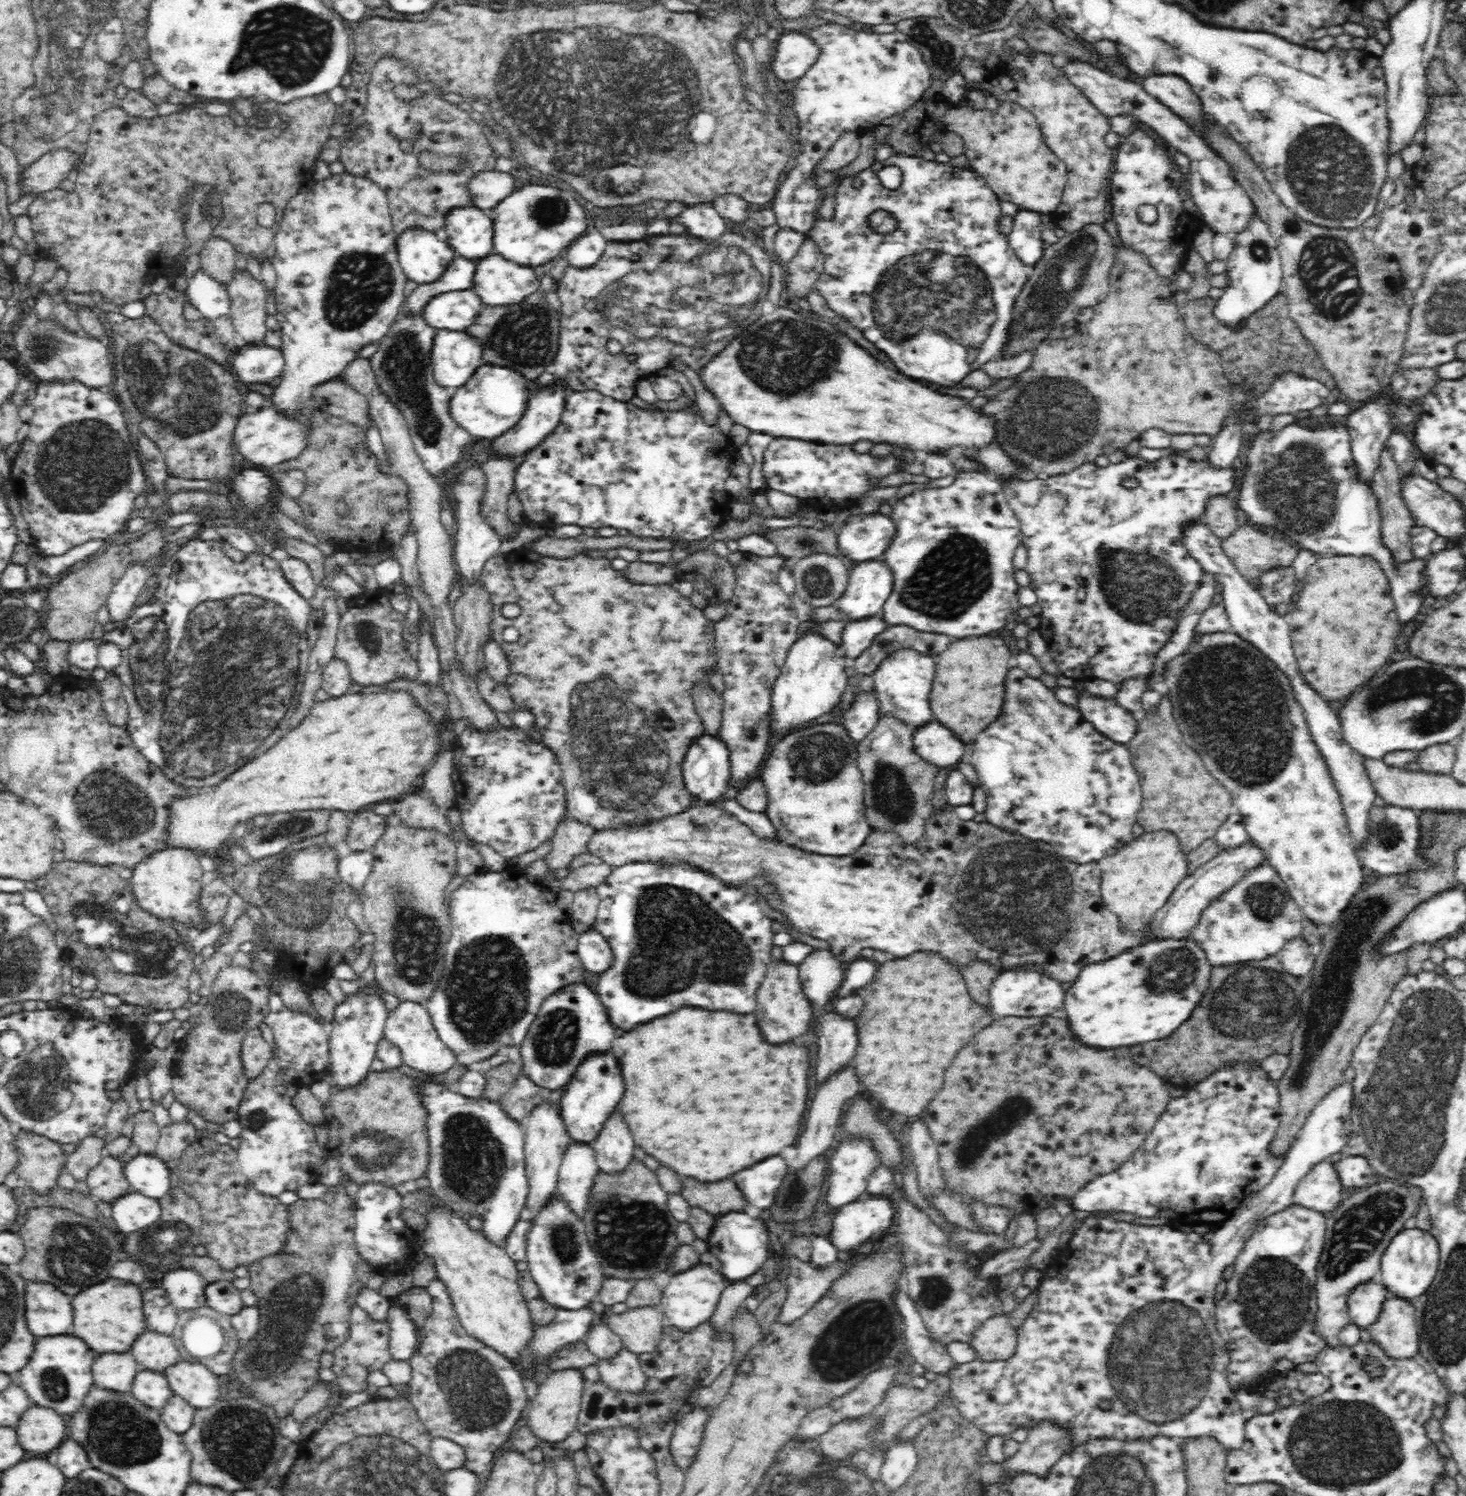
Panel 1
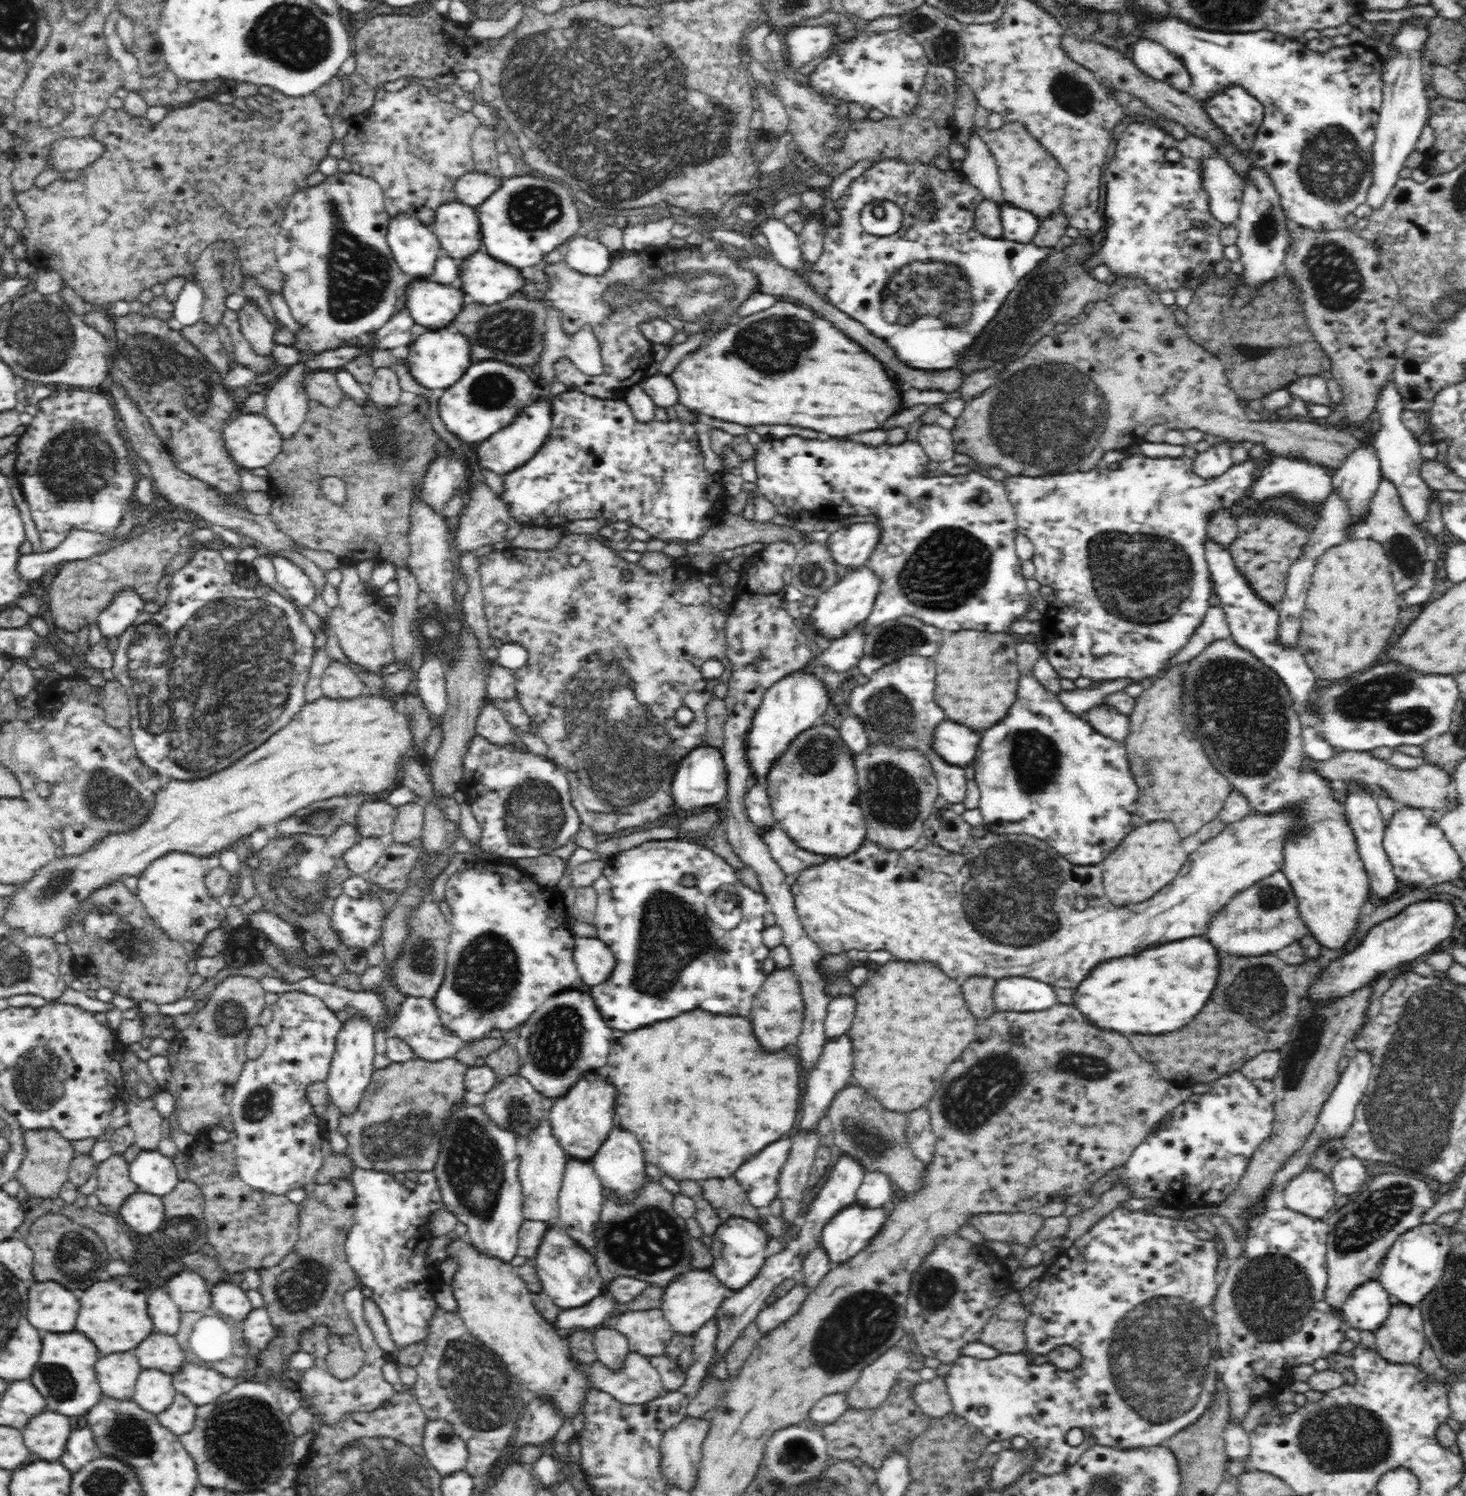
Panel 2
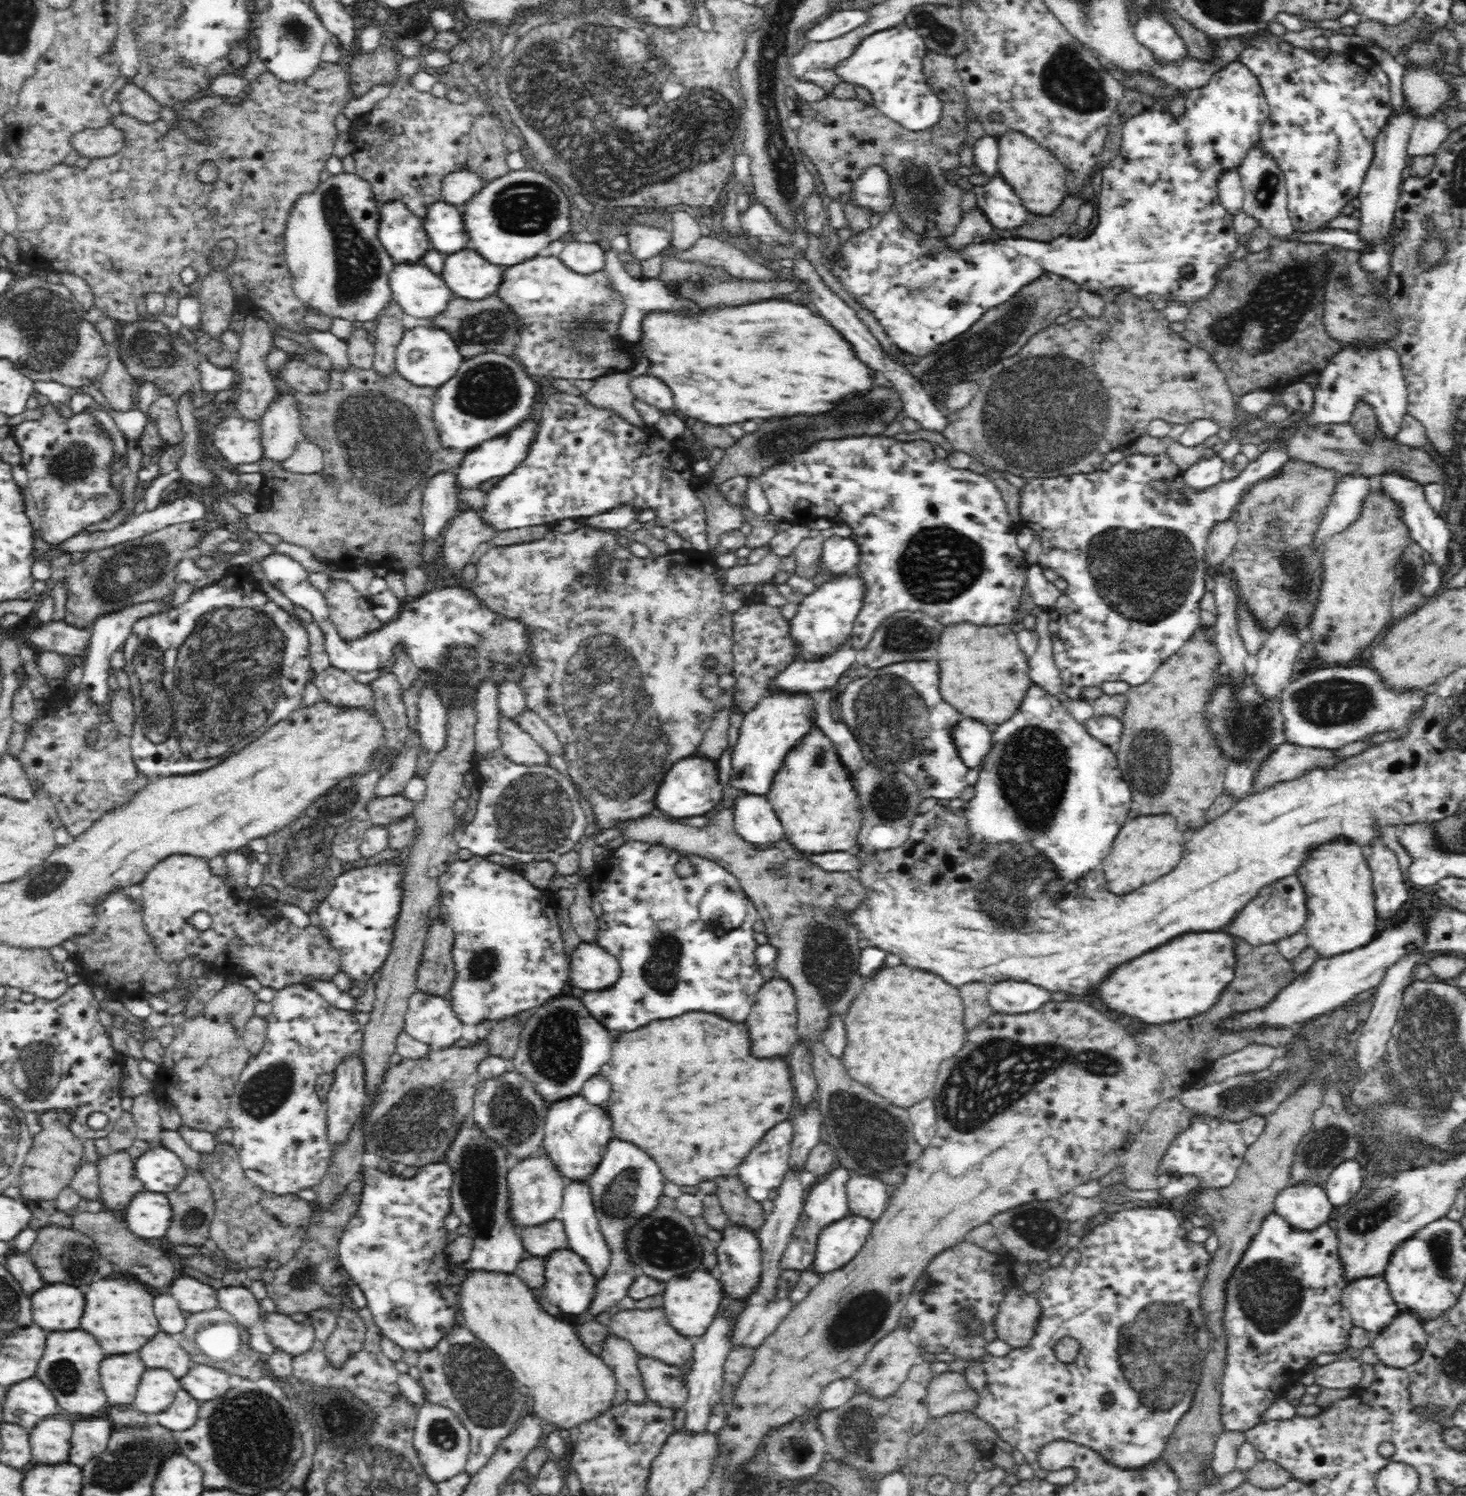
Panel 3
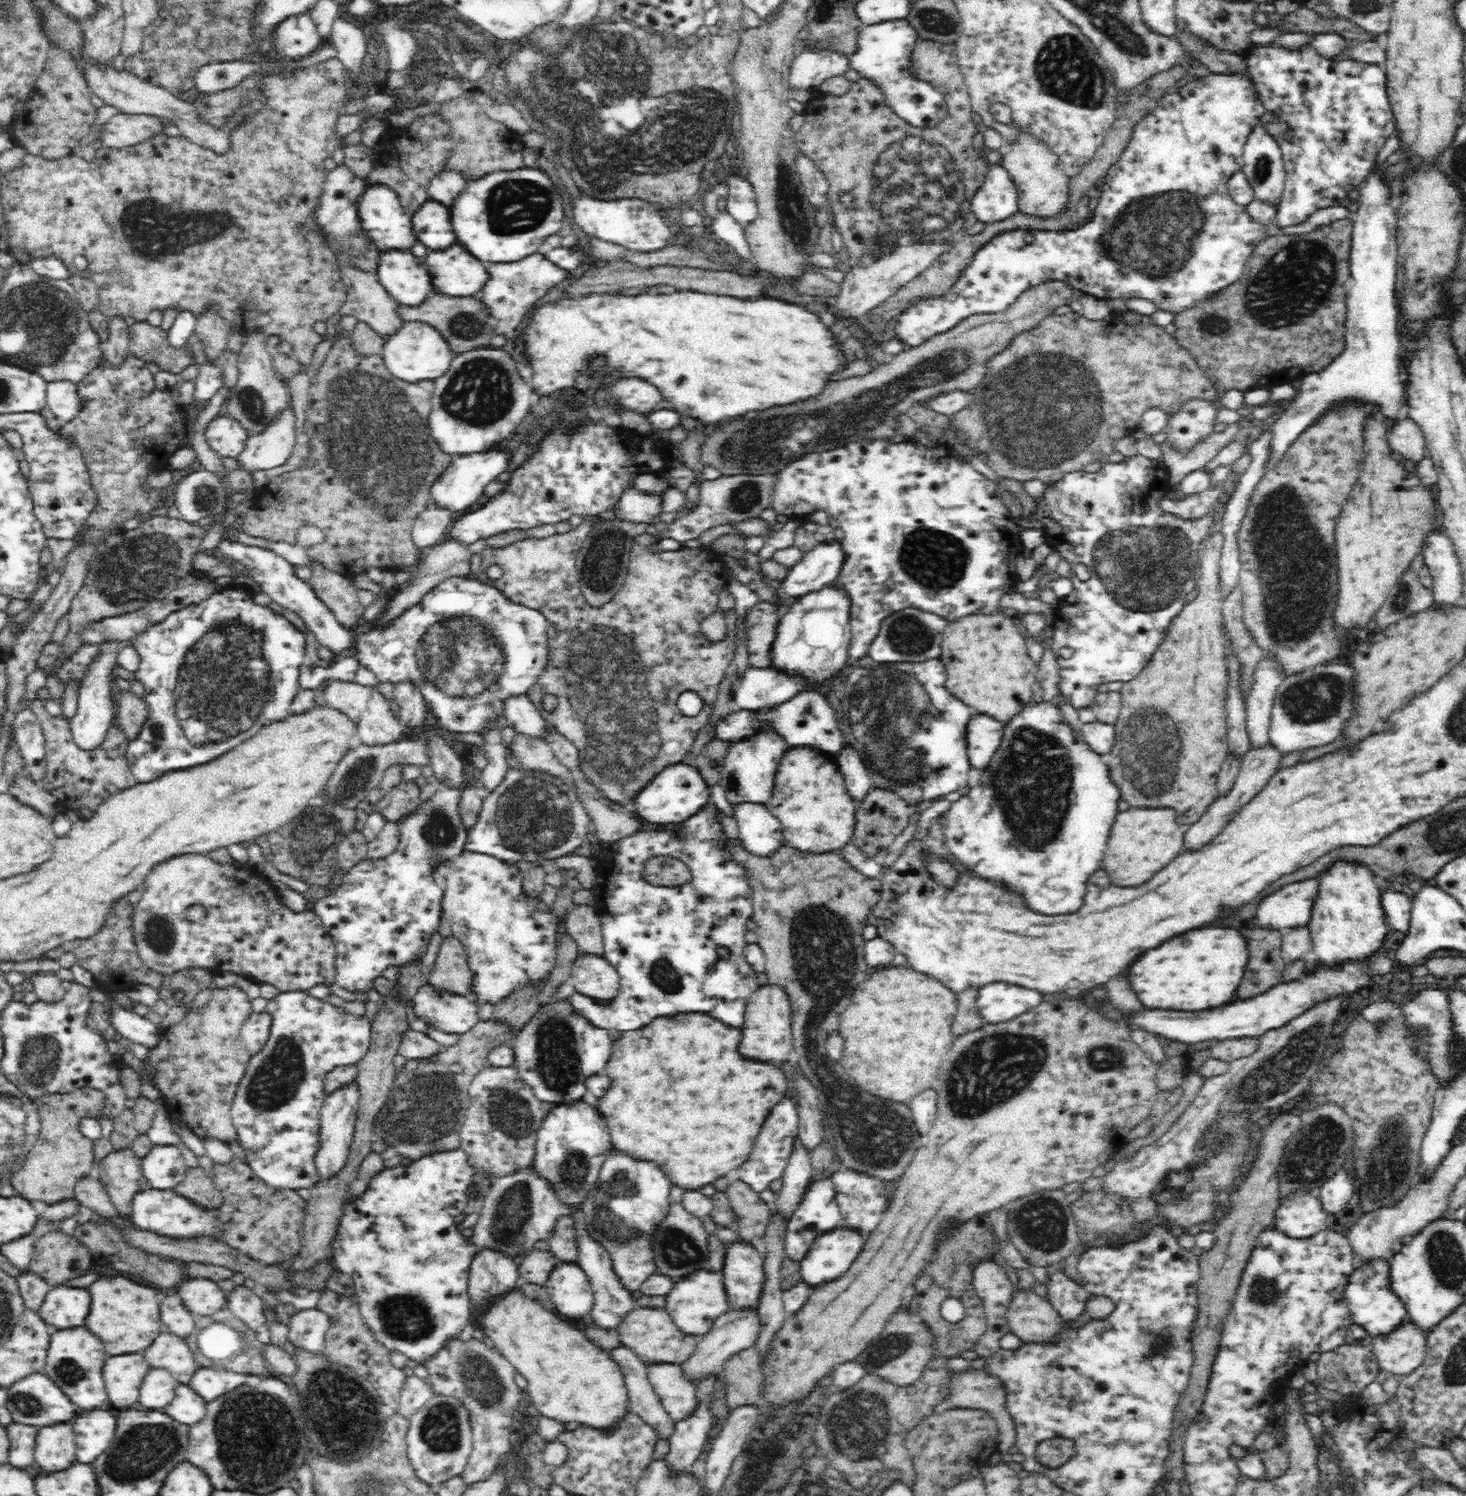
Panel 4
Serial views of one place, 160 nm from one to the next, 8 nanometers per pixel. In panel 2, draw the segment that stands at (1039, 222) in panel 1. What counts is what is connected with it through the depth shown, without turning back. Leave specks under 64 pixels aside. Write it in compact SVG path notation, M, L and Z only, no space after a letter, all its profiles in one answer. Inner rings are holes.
M1005 199L996 202L996 205L998 205L1000 223L1002 223L1001 238L1031 242L1032 234L1038 228L1038 218L1027 210L1010 206Z

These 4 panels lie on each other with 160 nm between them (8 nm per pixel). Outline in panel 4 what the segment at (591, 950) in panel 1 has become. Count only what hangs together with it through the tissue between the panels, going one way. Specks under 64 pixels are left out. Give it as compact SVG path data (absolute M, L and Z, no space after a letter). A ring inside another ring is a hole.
M582 955L578 957L572 965L570 982L576 989L576 992L590 997L598 1005L607 1005L612 1002L619 993L620 977L615 968L610 966L605 959L594 956Z

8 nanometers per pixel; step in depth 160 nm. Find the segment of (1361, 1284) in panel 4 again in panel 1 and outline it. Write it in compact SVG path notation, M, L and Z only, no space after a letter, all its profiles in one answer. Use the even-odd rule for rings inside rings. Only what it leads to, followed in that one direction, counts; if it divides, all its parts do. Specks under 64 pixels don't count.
M1379 1280L1358 1286L1348 1298L1351 1324L1361 1329L1374 1325L1389 1298L1386 1288Z

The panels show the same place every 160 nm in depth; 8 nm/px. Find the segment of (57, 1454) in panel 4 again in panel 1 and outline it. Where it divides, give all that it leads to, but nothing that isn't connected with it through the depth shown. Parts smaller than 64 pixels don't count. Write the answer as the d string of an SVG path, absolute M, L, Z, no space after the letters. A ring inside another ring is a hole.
M34 1405L26 1410L16 1428L20 1444L30 1452L46 1454L58 1448L66 1438L66 1422L66 1416Z

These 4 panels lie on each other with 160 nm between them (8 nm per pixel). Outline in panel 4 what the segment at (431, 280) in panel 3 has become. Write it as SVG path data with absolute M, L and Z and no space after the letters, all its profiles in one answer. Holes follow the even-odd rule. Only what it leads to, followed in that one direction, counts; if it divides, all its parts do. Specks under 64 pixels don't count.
M388 248L378 250L374 272L380 284L397 303L416 306L422 298L433 292L428 282L430 275L422 258L414 256L410 250Z

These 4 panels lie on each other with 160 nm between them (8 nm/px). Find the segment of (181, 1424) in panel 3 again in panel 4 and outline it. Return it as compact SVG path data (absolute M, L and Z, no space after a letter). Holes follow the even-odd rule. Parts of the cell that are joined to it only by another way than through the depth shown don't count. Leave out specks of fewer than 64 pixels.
M179 1384L174 1400L160 1410L166 1411L172 1418L192 1426L204 1420L208 1402L195 1390L192 1390L189 1384Z

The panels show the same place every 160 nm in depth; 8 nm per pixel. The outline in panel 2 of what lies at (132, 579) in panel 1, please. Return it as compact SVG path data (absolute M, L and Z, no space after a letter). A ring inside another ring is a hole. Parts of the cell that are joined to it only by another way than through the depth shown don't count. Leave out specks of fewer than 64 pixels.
M132 591L116 595L110 606L107 606L95 620L102 638L105 638L103 642L119 639L122 633L134 624L138 616L144 614L144 604L145 602Z

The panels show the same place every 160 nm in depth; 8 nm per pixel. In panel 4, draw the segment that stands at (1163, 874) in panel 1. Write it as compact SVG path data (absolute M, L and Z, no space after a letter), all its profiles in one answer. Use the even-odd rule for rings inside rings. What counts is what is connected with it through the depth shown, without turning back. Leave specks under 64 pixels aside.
M1130 807L1116 814L1103 852L1105 872L1118 886L1138 886L1150 880L1182 849L1184 826L1176 820L1177 812L1162 807Z

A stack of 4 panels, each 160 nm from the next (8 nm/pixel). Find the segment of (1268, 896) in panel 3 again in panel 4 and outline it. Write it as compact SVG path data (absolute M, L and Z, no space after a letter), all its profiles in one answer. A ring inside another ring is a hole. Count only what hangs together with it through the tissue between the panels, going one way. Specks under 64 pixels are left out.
M1320 877L1283 886L1260 903L1255 924L1282 930L1307 925L1320 891Z

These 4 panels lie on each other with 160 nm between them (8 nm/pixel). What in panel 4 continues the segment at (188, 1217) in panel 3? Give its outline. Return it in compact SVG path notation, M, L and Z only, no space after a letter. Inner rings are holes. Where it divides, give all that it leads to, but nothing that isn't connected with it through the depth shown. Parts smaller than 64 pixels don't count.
M189 1167L184 1180L173 1189L210 1208L219 1207L224 1198L222 1190L214 1184L214 1179L210 1178L202 1167Z

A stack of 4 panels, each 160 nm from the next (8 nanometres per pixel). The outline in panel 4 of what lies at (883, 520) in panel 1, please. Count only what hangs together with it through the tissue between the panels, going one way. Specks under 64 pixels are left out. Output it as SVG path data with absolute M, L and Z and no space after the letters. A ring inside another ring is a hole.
M838 541L823 542L805 551L802 558L788 568L786 578L778 581L774 590L775 608L787 609L802 595L830 586L844 562Z

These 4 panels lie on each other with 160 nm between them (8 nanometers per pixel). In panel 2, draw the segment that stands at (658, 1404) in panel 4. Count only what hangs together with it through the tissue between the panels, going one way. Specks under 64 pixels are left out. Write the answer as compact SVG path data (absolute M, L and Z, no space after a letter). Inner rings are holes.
M610 1328L597 1330L595 1346L598 1354L597 1363L603 1364L610 1371L624 1370L631 1351L628 1339L620 1332Z

